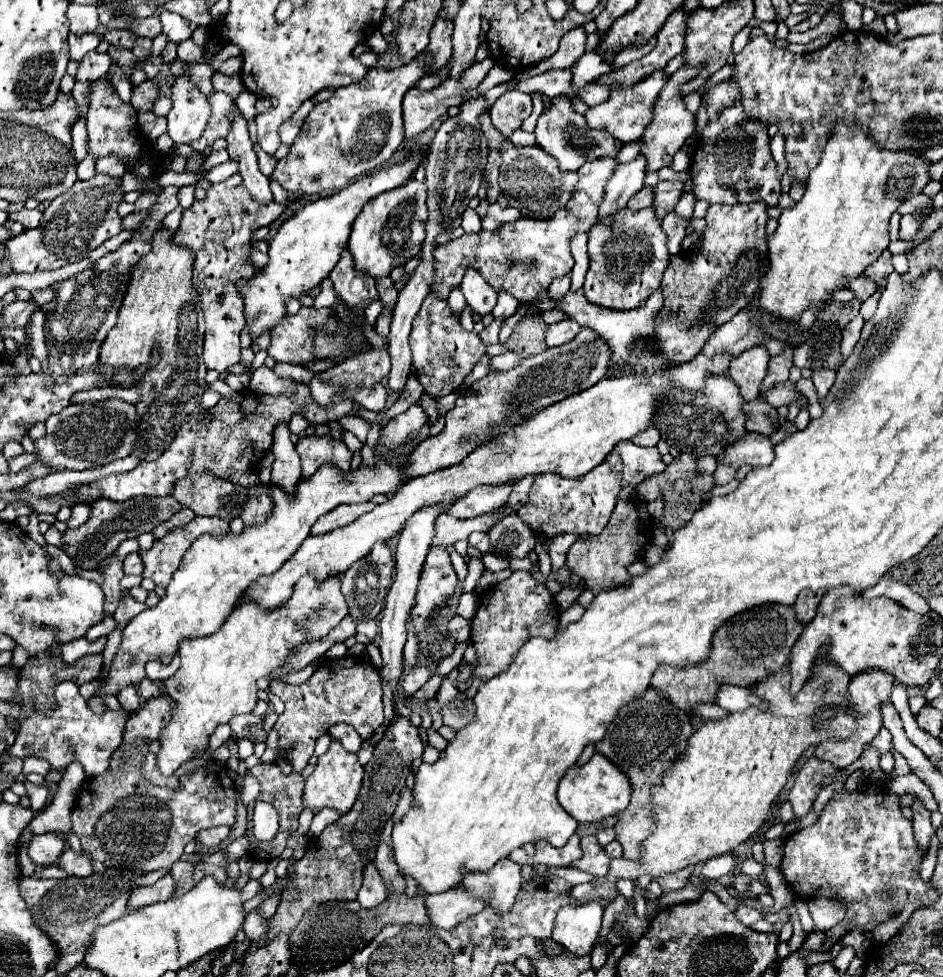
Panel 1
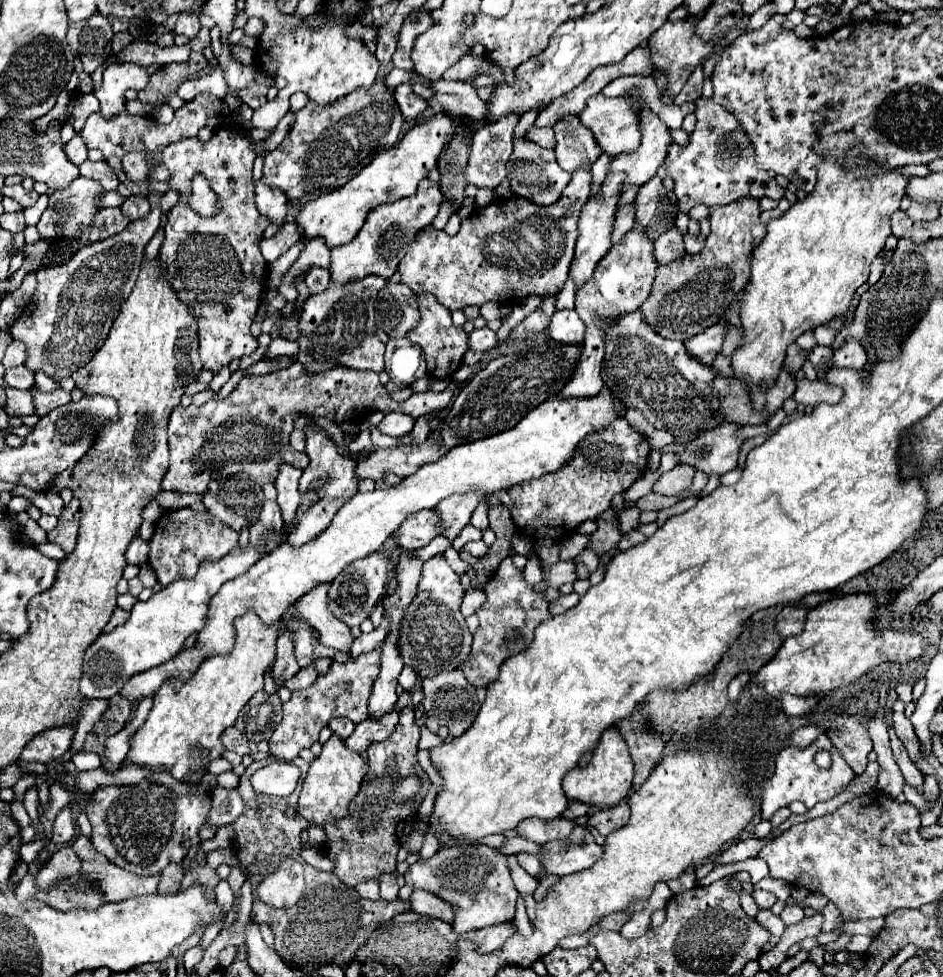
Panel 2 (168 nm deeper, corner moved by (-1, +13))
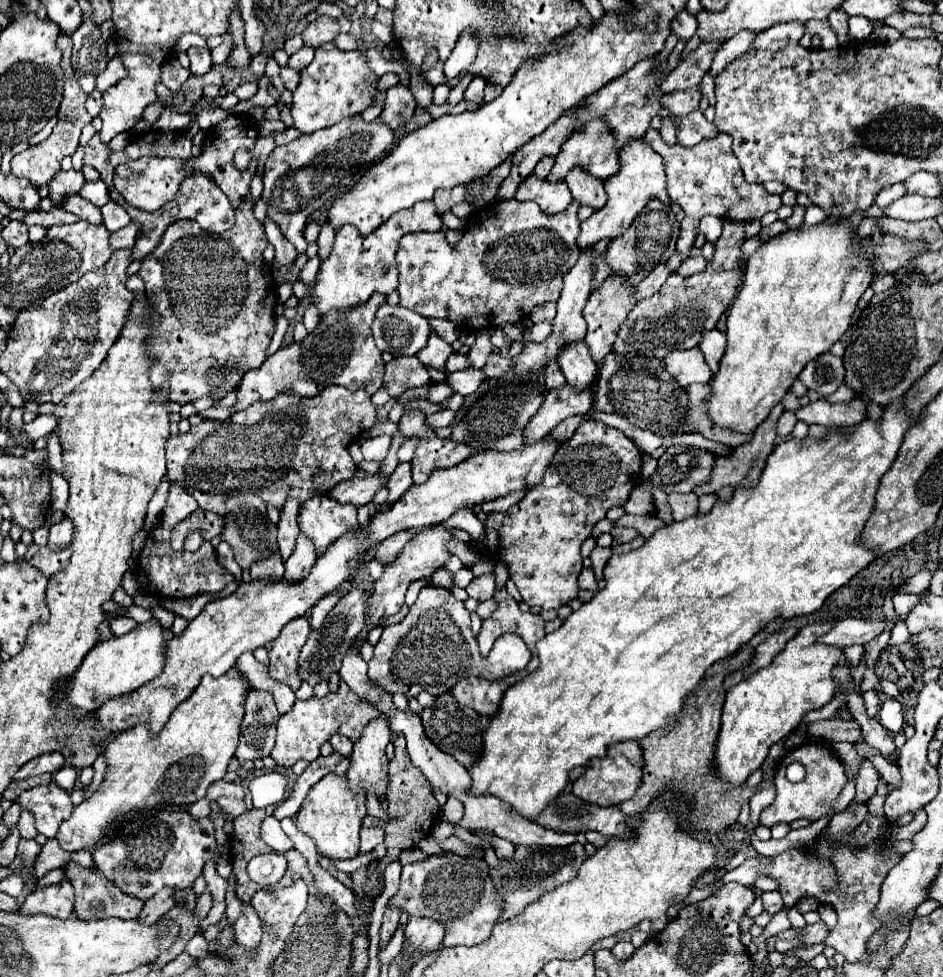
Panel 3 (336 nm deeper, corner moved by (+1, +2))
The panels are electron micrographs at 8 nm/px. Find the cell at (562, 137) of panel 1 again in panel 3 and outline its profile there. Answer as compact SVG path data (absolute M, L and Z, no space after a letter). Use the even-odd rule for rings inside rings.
M576 169L576 173L570 173L566 177L566 183L568 183L568 189L570 189L574 201L578 201L580 205L588 205L594 211L598 211L606 205L604 183L594 181L594 177L588 177L588 173L580 173L580 169Z

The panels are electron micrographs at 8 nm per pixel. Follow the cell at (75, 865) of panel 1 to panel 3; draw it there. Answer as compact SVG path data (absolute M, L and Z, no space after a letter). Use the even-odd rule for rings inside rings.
M68 881L64 885L52 885L44 889L34 889L18 913L22 915L48 915L58 919L68 919L72 915L72 903L74 903L74 891Z

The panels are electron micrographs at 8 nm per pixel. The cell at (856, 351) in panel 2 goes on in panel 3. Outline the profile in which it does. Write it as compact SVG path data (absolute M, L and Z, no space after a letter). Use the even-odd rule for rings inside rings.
M840 385L836 393L824 397L828 403L846 403L846 401L852 401L856 397L856 393L852 389L848 389L846 385Z

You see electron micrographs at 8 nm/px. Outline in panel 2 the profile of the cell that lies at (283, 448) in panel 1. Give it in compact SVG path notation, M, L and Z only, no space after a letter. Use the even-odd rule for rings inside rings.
M282 464L280 472L276 476L276 490L278 490L278 504L282 510L284 522L292 522L298 502L300 502L300 490L298 490L298 480L300 480L302 470L294 468L290 464Z

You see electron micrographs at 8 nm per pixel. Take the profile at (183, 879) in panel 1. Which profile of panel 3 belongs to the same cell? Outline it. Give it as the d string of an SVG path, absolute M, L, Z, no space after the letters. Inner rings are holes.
M164 887L160 893L156 893L152 899L148 899L138 919L140 919L144 925L154 925L164 913L168 913L168 911L174 907L172 893L174 893L172 889Z

